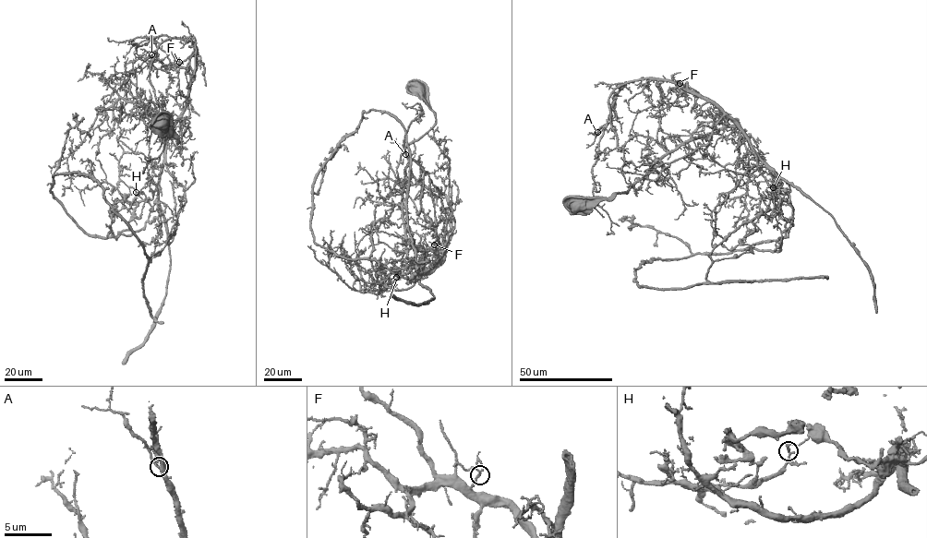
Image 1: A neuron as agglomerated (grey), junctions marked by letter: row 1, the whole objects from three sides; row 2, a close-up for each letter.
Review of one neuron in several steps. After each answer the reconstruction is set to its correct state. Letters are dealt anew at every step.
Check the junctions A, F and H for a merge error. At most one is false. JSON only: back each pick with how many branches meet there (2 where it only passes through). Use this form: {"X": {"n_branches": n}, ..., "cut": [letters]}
{"H": {"n_branches": 2}, "cut": ["H"]}

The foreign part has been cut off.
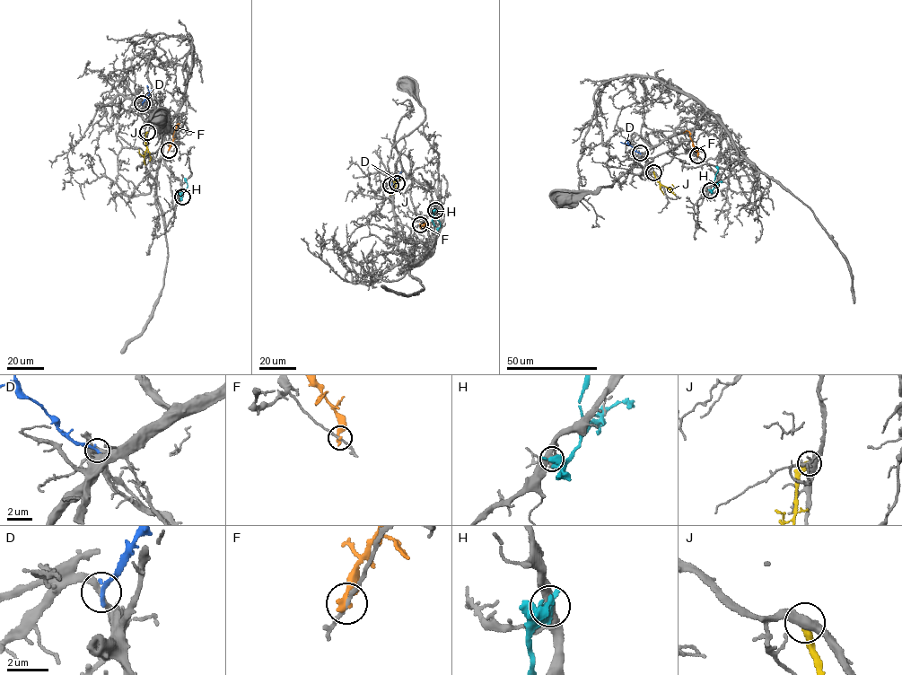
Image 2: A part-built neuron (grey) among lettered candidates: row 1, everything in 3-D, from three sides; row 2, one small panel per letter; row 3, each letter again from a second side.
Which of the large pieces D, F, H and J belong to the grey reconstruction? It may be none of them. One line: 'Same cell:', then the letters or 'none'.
Same cell: none

